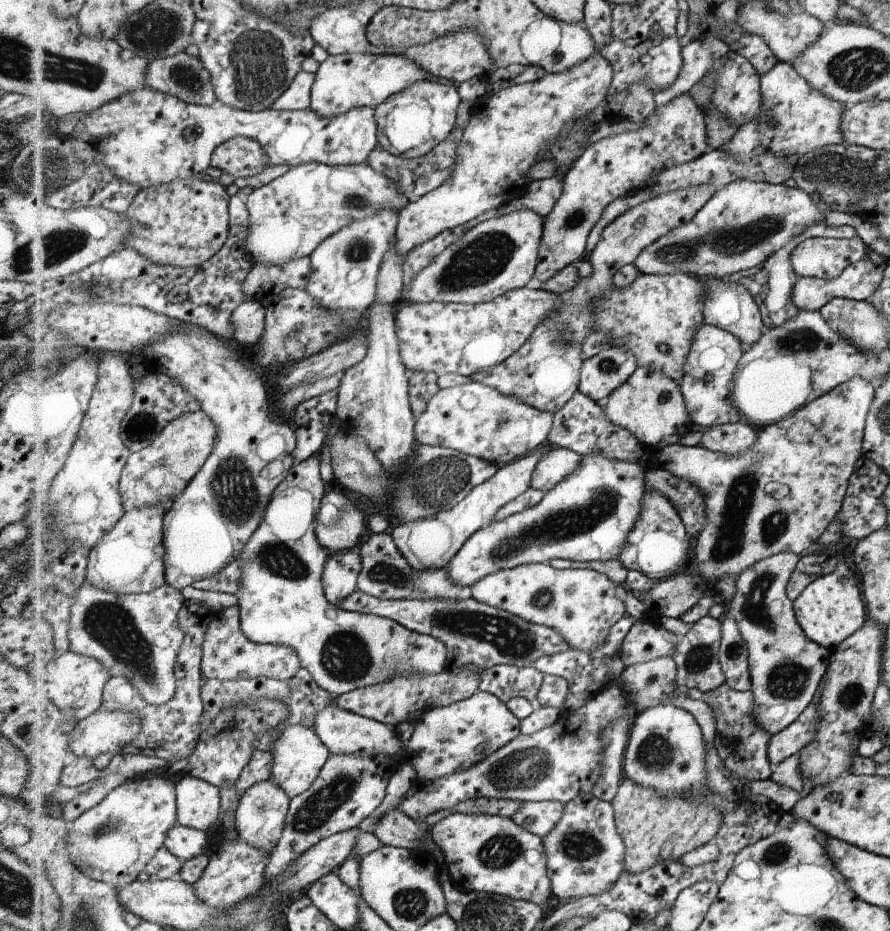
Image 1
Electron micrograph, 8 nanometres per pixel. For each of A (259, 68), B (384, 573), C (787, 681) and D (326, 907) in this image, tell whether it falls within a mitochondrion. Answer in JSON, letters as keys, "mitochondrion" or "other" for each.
{"A":"mitochondrion","B":"mitochondrion","C":"mitochondrion","D":"other"}

